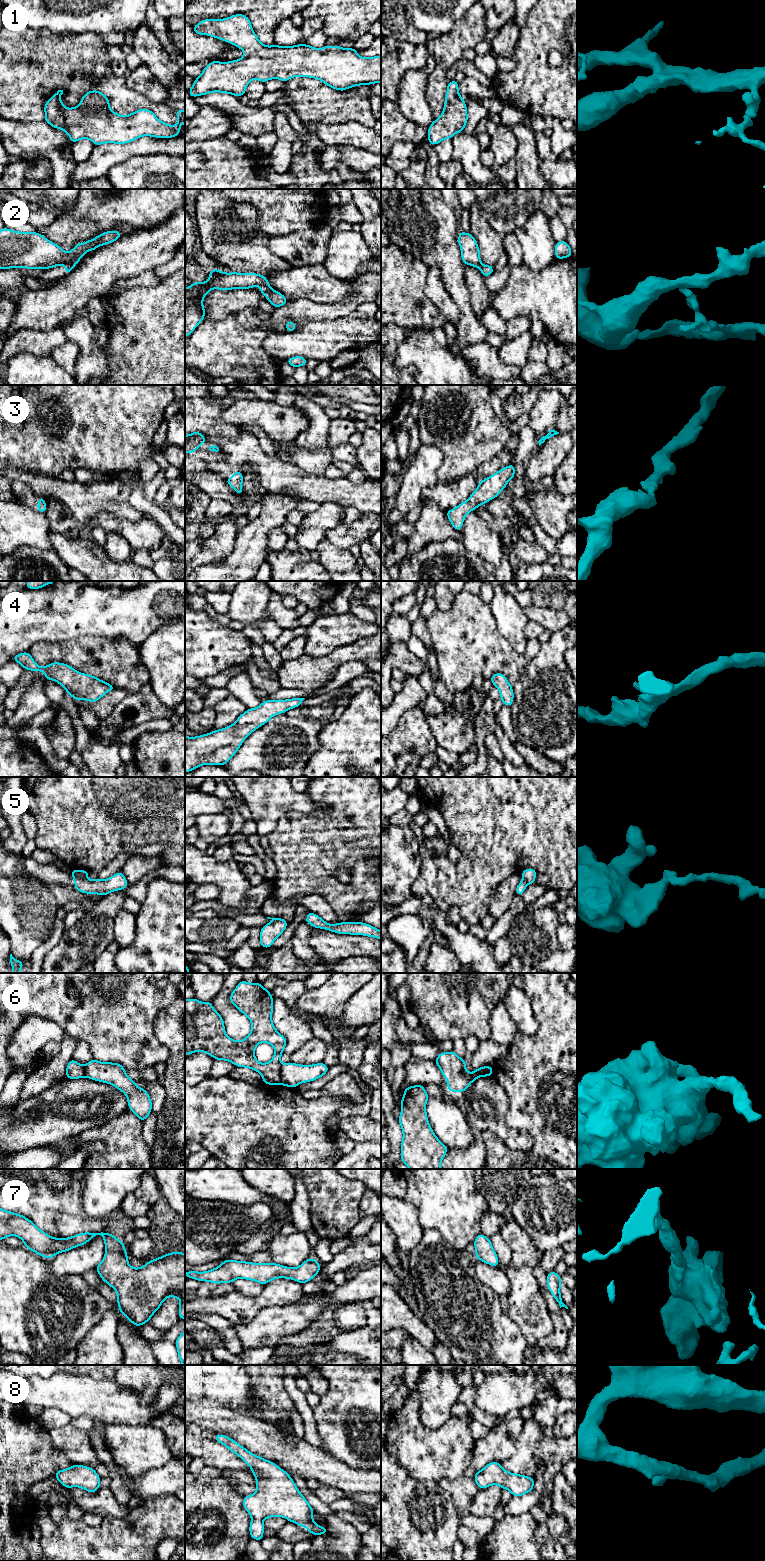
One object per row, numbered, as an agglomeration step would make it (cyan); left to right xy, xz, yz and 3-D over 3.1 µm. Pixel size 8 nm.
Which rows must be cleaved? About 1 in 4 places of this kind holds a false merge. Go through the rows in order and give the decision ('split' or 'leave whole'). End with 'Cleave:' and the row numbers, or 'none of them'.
1: leave whole
2: split
3: leave whole
4: leave whole
5: split
6: split
7: leave whole
8: leave whole
Cleave: 2, 5, 6

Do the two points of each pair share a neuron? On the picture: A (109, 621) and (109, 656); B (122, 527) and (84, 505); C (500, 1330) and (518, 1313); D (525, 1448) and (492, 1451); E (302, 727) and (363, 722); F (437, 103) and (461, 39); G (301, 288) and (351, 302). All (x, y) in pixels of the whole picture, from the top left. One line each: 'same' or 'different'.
A: different
B: different
C: different
D: different
E: different
F: same
G: different

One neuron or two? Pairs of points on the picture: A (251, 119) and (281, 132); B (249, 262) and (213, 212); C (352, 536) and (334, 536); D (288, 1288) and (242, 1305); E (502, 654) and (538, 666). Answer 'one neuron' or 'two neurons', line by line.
A: two neurons
B: one neuron
C: one neuron
D: one neuron
E: two neurons

